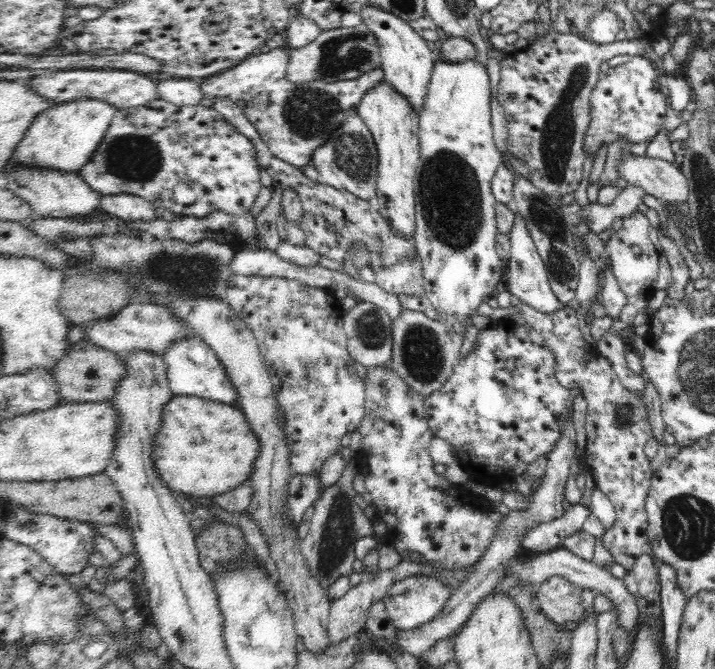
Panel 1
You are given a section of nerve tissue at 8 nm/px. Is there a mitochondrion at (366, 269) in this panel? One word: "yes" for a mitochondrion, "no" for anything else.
no

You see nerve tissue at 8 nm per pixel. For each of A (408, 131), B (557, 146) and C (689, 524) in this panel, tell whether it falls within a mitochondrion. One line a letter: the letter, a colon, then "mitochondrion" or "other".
A: other
B: mitochondrion
C: mitochondrion

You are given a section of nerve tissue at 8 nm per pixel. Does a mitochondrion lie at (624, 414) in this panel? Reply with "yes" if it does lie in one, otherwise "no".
yes

